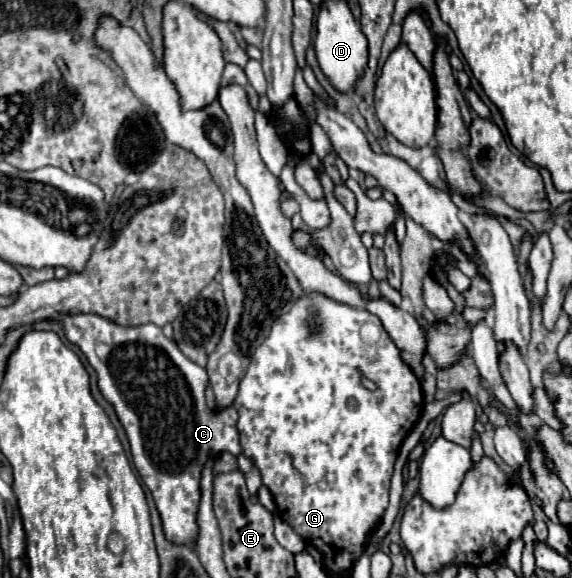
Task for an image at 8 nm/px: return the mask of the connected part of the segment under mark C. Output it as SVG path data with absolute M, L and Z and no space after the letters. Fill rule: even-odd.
M58 312L56 322L62 326L68 342L76 344L86 354L90 366L96 370L98 388L104 400L108 400L114 406L116 416L128 436L134 466L156 502L166 540L170 540L172 544L196 544L196 538L198 538L196 514L200 504L202 468L212 456L218 456L220 452L230 452L234 456L242 452L238 430L236 430L236 420L238 420L236 408L230 406L228 412L212 412L208 408L204 398L204 390L208 386L206 370L196 366L192 360L188 360L178 350L178 346L162 334L162 330L156 324L120 326L98 314L72 316L66 312ZM96 342L104 344L106 348L104 360L96 354Z

